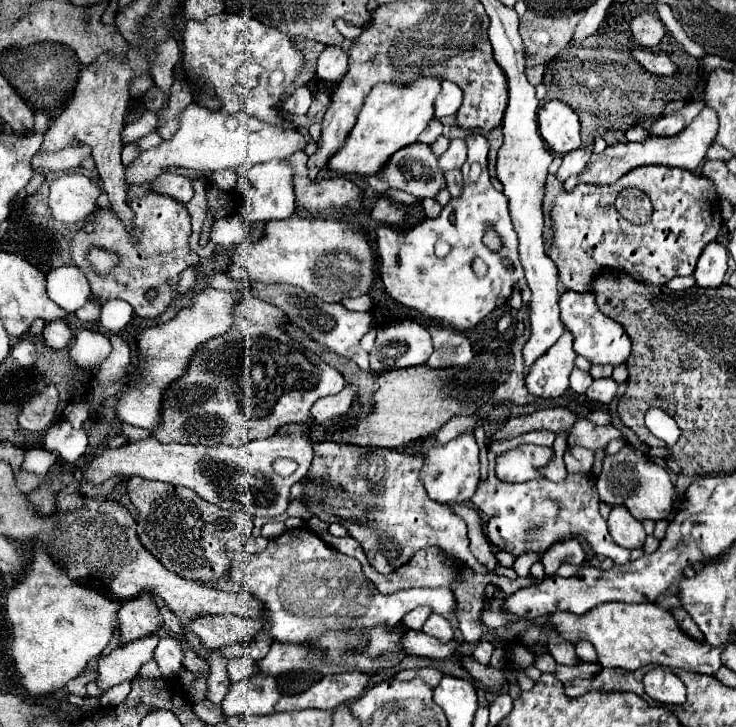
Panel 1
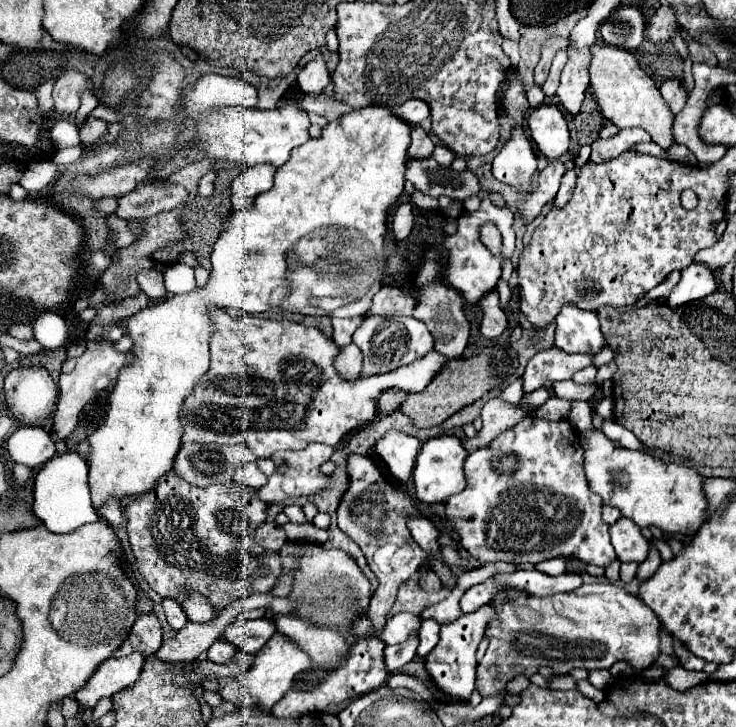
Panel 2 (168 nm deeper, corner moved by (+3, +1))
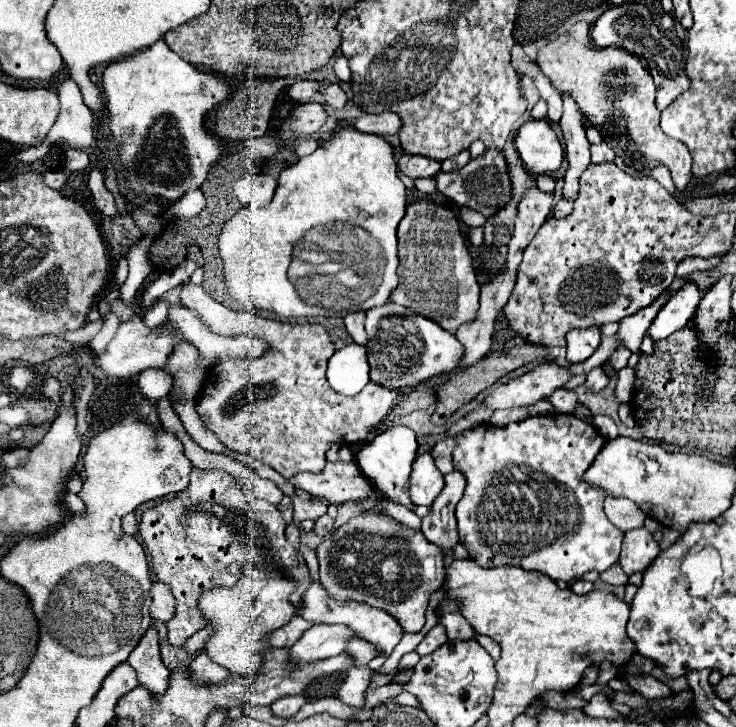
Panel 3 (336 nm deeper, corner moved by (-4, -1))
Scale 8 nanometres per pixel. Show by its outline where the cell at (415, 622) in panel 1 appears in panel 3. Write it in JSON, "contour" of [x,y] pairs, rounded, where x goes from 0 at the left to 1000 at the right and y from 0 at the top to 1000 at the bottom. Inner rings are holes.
{"contour":[[[603,843],[598,849],[598,857],[606,862],[611,882],[639,882],[647,876],[644,865],[636,860],[636,854],[625,843]]]}

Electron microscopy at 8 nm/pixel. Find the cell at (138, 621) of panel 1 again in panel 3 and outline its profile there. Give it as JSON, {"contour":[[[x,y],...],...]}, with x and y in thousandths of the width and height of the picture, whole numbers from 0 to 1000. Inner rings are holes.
{"contour":[[[204,862],[190,884],[182,890],[182,895],[174,904],[174,912],[182,917],[188,942],[196,945],[198,950],[207,953],[207,959],[217,961],[223,950],[228,948],[228,934],[231,923],[223,917],[217,906],[217,893],[215,893],[215,871],[209,862]]]}

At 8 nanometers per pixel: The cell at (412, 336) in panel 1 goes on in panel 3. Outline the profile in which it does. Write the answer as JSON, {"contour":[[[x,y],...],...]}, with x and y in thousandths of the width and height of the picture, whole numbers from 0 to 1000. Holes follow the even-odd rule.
{"contour":[[[538,417],[505,422],[497,428],[497,491],[503,502],[503,524],[524,535],[563,535],[565,530],[611,513],[625,502],[630,488],[628,472],[587,439],[571,436]]]}

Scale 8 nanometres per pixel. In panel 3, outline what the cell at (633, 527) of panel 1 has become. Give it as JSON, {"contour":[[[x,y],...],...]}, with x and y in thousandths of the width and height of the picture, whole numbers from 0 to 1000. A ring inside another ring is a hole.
{"contour":[[[875,725],[859,728],[848,733],[848,750],[842,761],[842,780],[851,791],[859,791],[864,785],[875,785],[897,761],[894,747],[889,744],[886,733]]]}

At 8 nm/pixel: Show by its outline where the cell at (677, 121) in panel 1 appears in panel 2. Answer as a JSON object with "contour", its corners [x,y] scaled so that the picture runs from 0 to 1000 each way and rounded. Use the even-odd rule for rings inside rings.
{"contour":[[[906,109],[898,120],[895,120],[904,142],[909,144],[914,158],[923,158],[923,153],[928,150],[931,139],[933,139],[933,128],[928,122],[928,117],[923,114],[923,109]]]}

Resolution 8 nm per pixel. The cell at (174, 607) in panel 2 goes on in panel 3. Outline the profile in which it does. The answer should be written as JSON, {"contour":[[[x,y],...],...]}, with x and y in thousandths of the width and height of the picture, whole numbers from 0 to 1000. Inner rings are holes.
{"contour":[[[209,799],[207,802],[207,824],[209,827],[207,827],[207,835],[204,835],[204,846],[212,854],[220,854],[220,857],[234,851],[234,846],[236,846],[236,821],[234,821],[231,807],[217,802],[217,799]]]}

